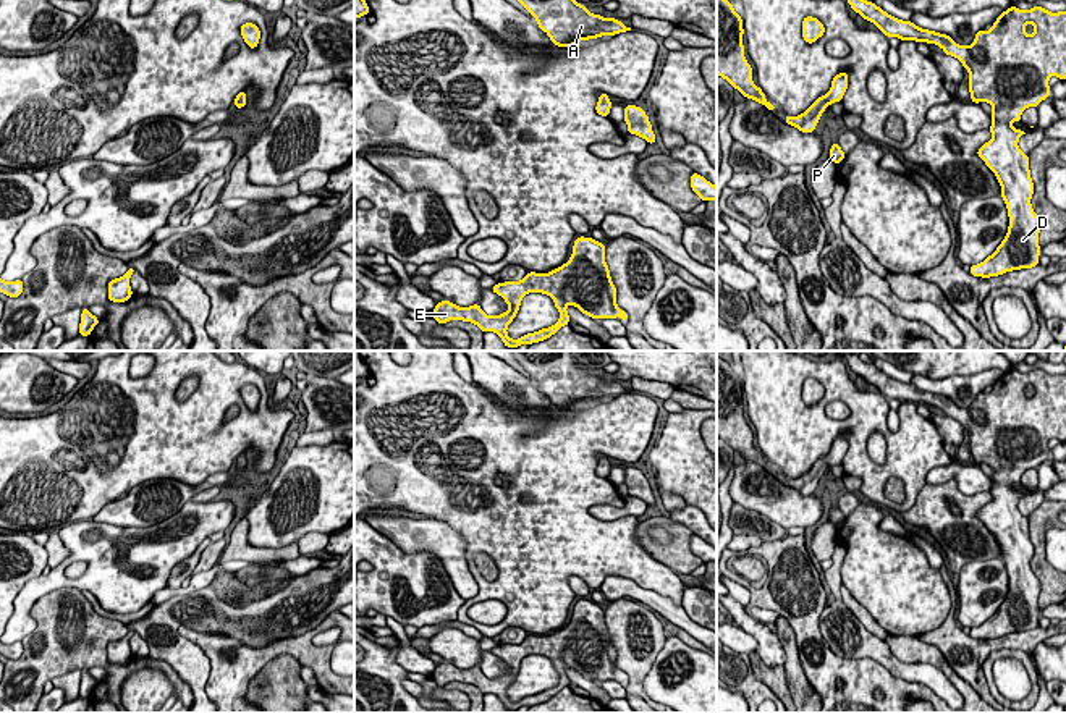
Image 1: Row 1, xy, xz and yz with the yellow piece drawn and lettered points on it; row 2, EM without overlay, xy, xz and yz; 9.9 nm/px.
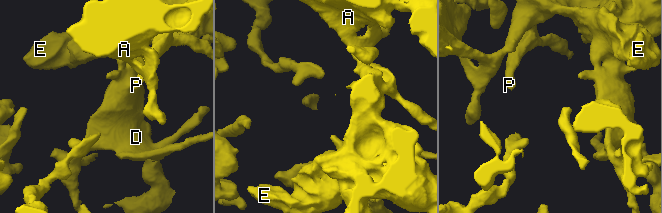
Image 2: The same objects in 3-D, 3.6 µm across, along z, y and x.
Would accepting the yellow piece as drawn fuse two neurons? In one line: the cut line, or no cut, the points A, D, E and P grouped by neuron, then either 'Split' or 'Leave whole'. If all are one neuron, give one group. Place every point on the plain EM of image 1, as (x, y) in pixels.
No split. Groups: A D E P. Leave whole

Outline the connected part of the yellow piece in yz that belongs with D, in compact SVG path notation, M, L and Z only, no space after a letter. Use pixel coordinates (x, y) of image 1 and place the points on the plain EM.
M857 352L844 357L851 370L886 399L935 406L958 420L969 433L971 462L985 462L993 469L988 492L993 500L977 517L1001 548L1009 589L996 613L984 624L971 627L969 635L990 640L1039 627L1040 582L1030 567L1034 545L1029 517L1017 509L1026 495L1011 485L1021 483L1026 470L1039 469L1050 458L1051 438L1066 441L1066 373L1011 369L996 380L990 393L982 391L971 407L959 407L946 396L888 377L874 364L862 362Z

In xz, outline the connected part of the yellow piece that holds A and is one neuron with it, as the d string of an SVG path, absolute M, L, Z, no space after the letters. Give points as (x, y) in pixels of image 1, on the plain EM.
M511 351L516 362L537 382L537 388L558 409L631 393L615 380L589 375L569 351Z

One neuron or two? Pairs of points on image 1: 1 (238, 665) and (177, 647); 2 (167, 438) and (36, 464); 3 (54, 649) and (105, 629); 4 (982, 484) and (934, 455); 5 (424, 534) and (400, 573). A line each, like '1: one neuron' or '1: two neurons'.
1: two neurons
2: one neuron
3: one neuron
4: two neurons
5: two neurons

